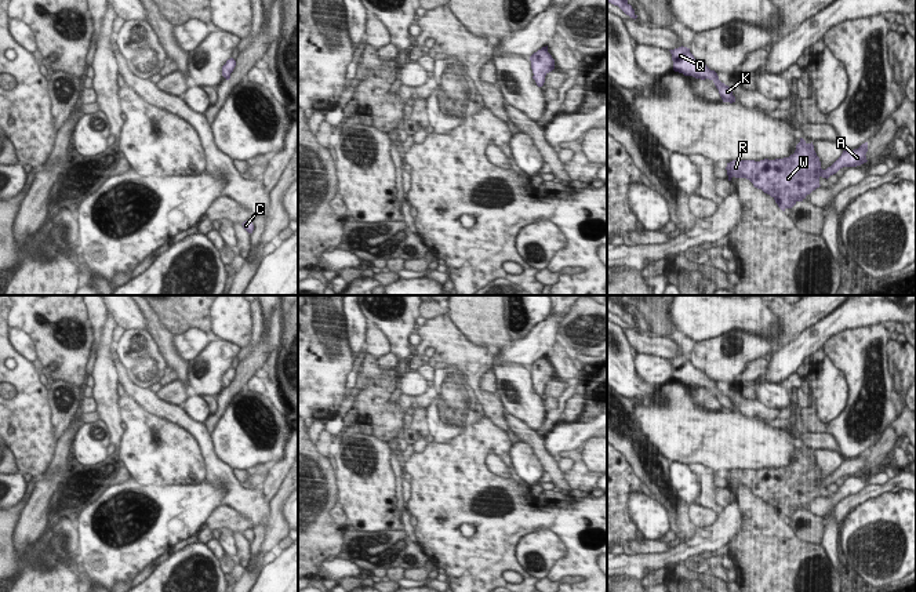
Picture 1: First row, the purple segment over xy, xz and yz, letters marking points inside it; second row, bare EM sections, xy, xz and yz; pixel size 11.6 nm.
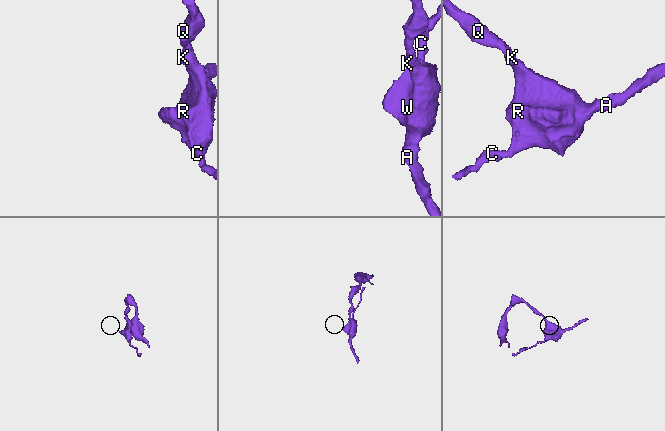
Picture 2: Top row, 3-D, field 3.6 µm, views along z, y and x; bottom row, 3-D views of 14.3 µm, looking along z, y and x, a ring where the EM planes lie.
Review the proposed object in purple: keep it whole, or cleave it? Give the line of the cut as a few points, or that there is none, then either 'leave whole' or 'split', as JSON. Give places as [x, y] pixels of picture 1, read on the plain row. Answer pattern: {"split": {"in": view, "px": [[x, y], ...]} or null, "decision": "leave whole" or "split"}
{"split": null, "decision": "leave whole"}

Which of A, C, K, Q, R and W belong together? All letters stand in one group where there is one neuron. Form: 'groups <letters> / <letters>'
groups A C K Q R W

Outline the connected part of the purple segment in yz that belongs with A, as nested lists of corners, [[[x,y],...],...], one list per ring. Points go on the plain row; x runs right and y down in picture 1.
[[[803,447],[789,466],[775,469],[733,469],[727,472],[728,490],[733,486],[749,489],[755,497],[770,504],[785,520],[819,497],[819,487],[829,487],[843,476],[857,476],[866,472],[868,451],[858,458],[843,460],[842,465],[826,479],[821,477],[814,454]]]

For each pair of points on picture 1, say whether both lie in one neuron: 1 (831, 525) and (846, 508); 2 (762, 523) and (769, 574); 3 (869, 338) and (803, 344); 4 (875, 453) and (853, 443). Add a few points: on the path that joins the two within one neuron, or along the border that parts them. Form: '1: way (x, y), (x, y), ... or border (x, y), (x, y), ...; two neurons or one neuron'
1: border (835, 505), (835, 520), (840, 526); two neurons
2: way (763, 536), (769, 562); one neuron
3: border (854, 327), (846, 327), (833, 334), (821, 347); two neurons
4: border (889, 425), (867, 450); two neurons

